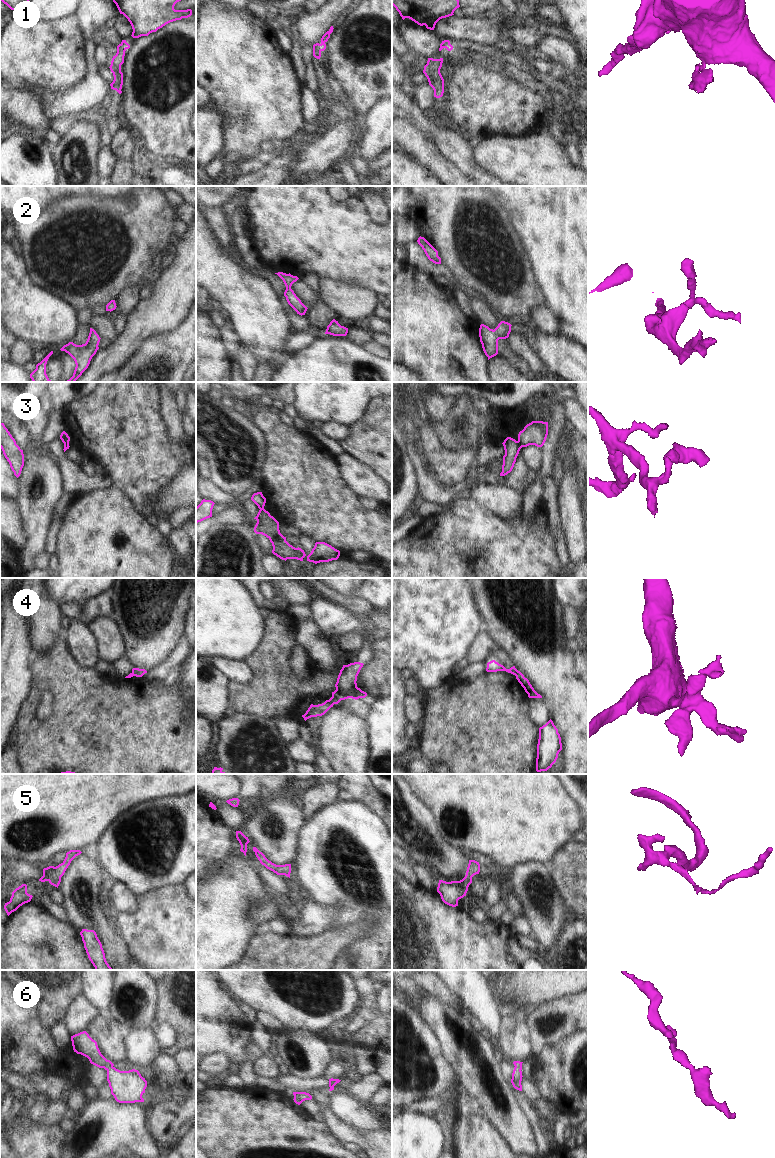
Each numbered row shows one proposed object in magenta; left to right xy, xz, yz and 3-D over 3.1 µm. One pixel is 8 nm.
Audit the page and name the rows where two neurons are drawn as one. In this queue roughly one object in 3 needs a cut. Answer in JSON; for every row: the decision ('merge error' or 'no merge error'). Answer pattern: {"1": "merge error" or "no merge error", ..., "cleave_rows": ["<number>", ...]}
{"1": "no merge error", "2": "no merge error", "3": "merge error", "4": "merge error", "5": "no merge error", "6": "no merge error", "cleave_rows": ["3", "4"]}

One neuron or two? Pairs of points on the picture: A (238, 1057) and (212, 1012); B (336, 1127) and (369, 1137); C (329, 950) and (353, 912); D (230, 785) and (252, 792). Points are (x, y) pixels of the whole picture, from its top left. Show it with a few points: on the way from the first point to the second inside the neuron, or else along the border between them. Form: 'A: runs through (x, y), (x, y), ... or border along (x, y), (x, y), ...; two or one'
A: runs through (233, 1046), (230, 1035), (218, 1023); one
B: runs through (344, 1133), (361, 1137); one
C: border along (367, 922), (353, 922), (345, 926), (330, 928); two
D: border along (240, 784), (240, 790), (237, 795); two

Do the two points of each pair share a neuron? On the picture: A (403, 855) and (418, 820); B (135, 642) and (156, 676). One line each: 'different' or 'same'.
A: different
B: different

